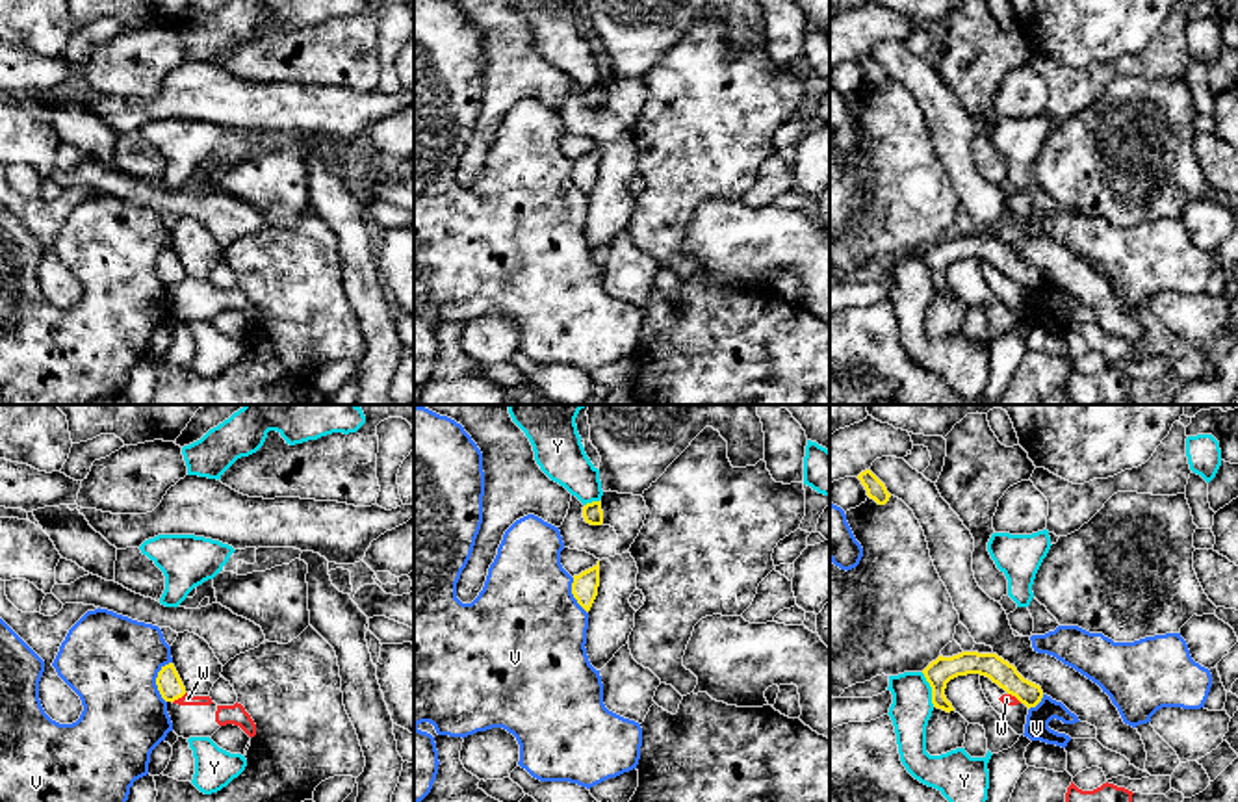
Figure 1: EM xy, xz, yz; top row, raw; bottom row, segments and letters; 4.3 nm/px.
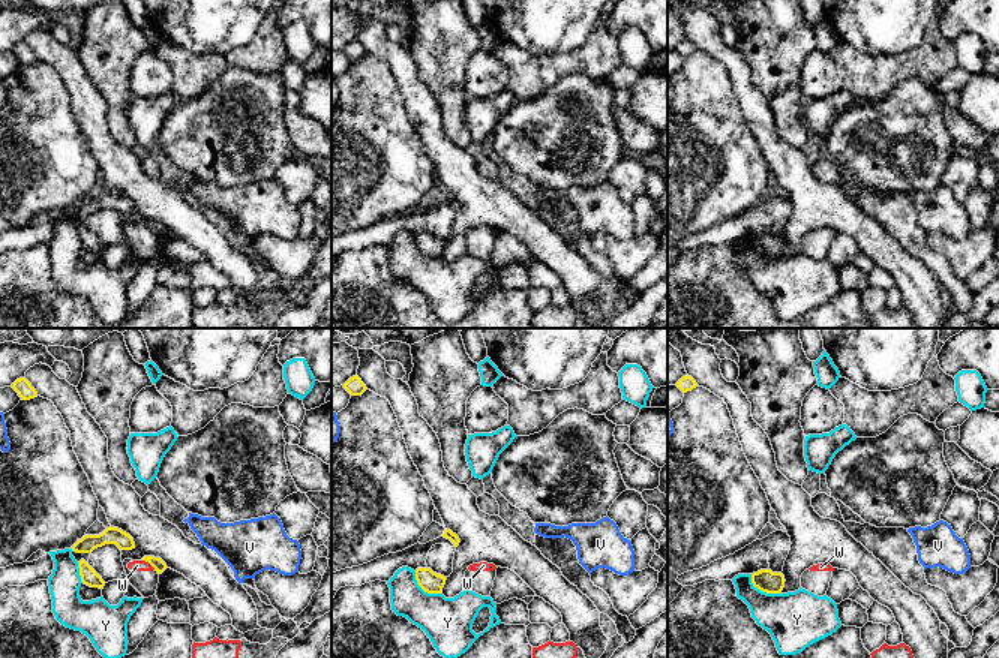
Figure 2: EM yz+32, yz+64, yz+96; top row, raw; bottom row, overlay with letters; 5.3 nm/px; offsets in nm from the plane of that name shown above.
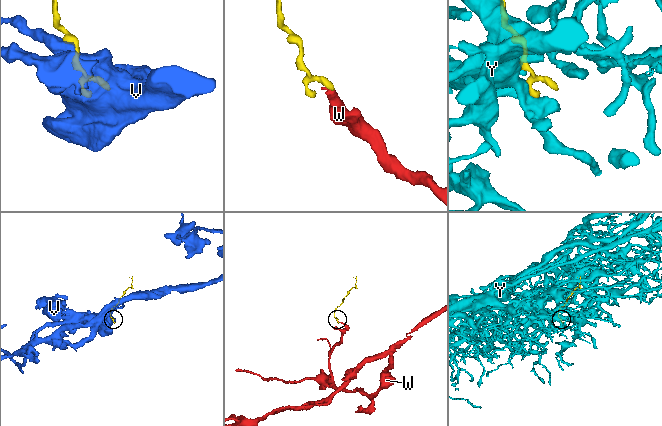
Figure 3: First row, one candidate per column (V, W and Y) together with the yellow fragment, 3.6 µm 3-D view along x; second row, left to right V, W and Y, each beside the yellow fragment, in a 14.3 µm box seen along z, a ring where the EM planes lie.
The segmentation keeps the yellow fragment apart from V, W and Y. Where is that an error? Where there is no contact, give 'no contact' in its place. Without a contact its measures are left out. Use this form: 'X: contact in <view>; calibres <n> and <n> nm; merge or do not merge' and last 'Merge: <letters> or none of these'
V: contact in xy; calibres 110 and 400 nm; do not merge
W: contact in xy; calibres 110 and 50 nm; do not merge
Y: contact in yz; calibres 110 and 180 nm; do not merge
Merge: none of these

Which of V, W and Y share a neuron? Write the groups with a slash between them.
V / W / Y

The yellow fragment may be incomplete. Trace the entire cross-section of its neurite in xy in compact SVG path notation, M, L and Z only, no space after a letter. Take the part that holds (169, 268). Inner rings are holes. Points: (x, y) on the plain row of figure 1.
M173 247L161 251L156 269L165 286L174 286L186 278L186 271Z

